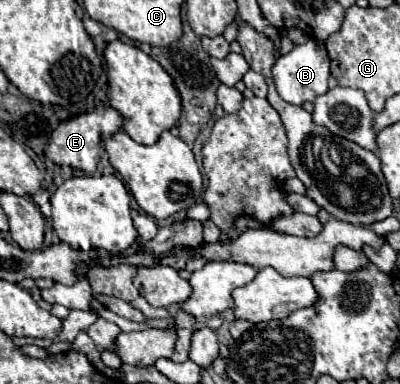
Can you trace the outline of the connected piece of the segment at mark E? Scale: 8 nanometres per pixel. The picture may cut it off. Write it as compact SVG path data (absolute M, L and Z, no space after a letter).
M108 105L96 106L91 111L76 115L68 121L62 121L50 139L50 145L46 149L46 157L52 159L56 165L68 165L72 169L80 169L84 173L94 173L96 165L100 161L100 155L104 153L104 141L106 137L114 135L122 129L122 115Z

